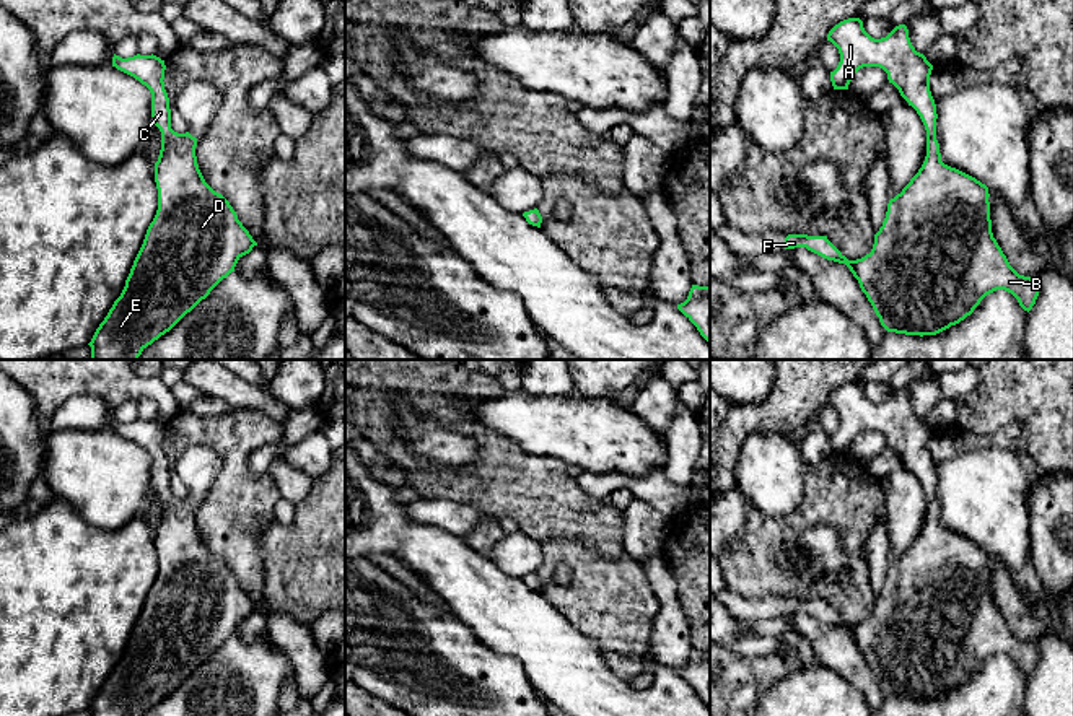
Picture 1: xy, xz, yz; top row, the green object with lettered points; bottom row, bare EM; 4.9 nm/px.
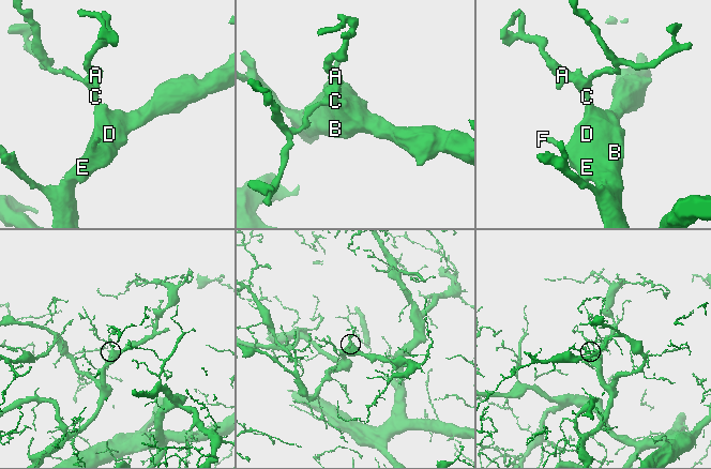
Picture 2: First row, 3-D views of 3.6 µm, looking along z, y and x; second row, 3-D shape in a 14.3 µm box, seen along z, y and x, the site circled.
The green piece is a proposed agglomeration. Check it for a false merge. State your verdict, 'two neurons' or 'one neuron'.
one neuron

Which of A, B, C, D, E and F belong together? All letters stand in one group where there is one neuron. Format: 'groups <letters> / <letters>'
groups A B C D E F

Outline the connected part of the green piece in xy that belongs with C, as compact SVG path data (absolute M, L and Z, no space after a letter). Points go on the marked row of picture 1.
M114 54L112 67L134 76L151 93L151 117L161 132L161 150L155 163L158 210L147 229L143 244L134 260L120 296L114 301L88 345L91 347L91 360L138 360L148 345L169 332L187 312L205 299L223 278L234 272L238 260L249 254L257 242L238 220L230 202L205 182L195 156L197 138L189 132L177 133L171 129L169 98L163 81L166 70L164 60L153 54L137 54L127 59Z

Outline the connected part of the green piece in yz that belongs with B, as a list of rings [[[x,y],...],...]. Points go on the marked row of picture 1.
[[[848,18],[829,31],[827,41],[840,54],[837,68],[830,72],[834,90],[848,90],[853,75],[863,67],[882,68],[889,83],[920,116],[926,130],[926,156],[902,192],[889,200],[882,226],[865,257],[848,260],[827,236],[788,234],[785,249],[806,247],[827,260],[845,264],[887,332],[936,335],[970,316],[980,301],[996,290],[1011,293],[1029,312],[1039,296],[1039,280],[1019,275],[993,238],[988,187],[941,161],[936,140],[938,114],[930,91],[933,65],[915,50],[907,26],[899,24],[886,37],[874,39],[860,18]]]

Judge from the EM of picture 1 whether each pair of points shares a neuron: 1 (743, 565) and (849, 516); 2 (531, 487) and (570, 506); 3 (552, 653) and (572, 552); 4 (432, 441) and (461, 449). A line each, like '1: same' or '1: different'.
1: same
2: same
3: different
4: same

